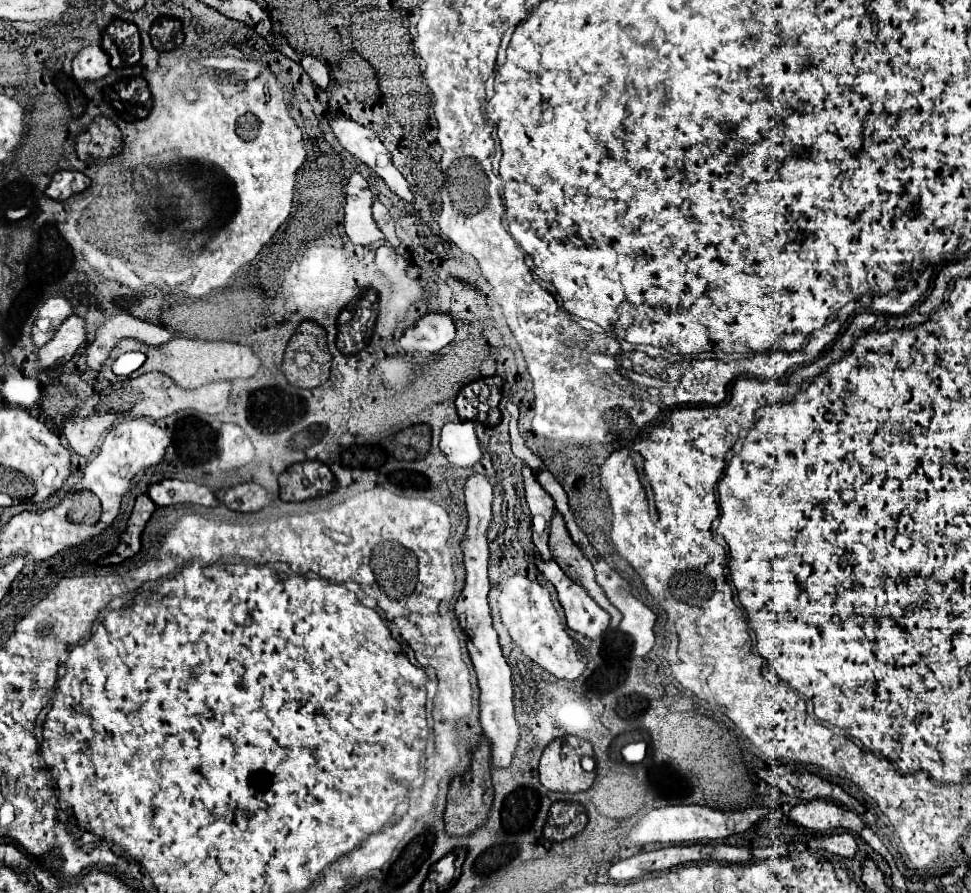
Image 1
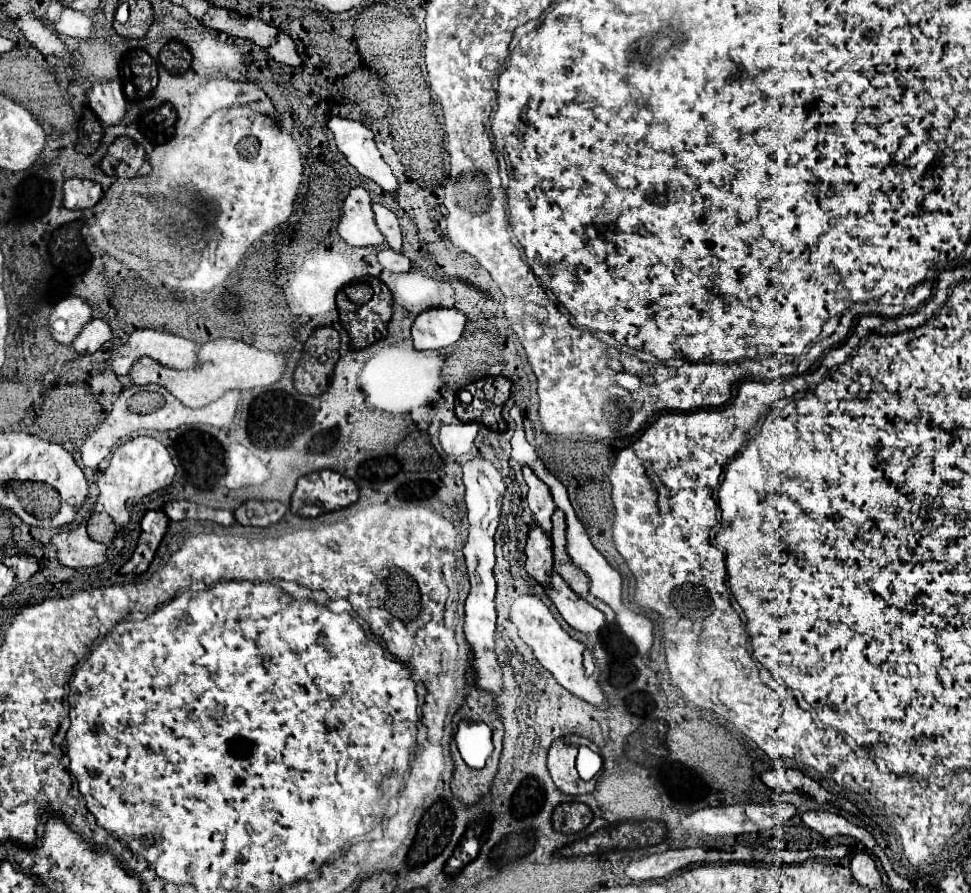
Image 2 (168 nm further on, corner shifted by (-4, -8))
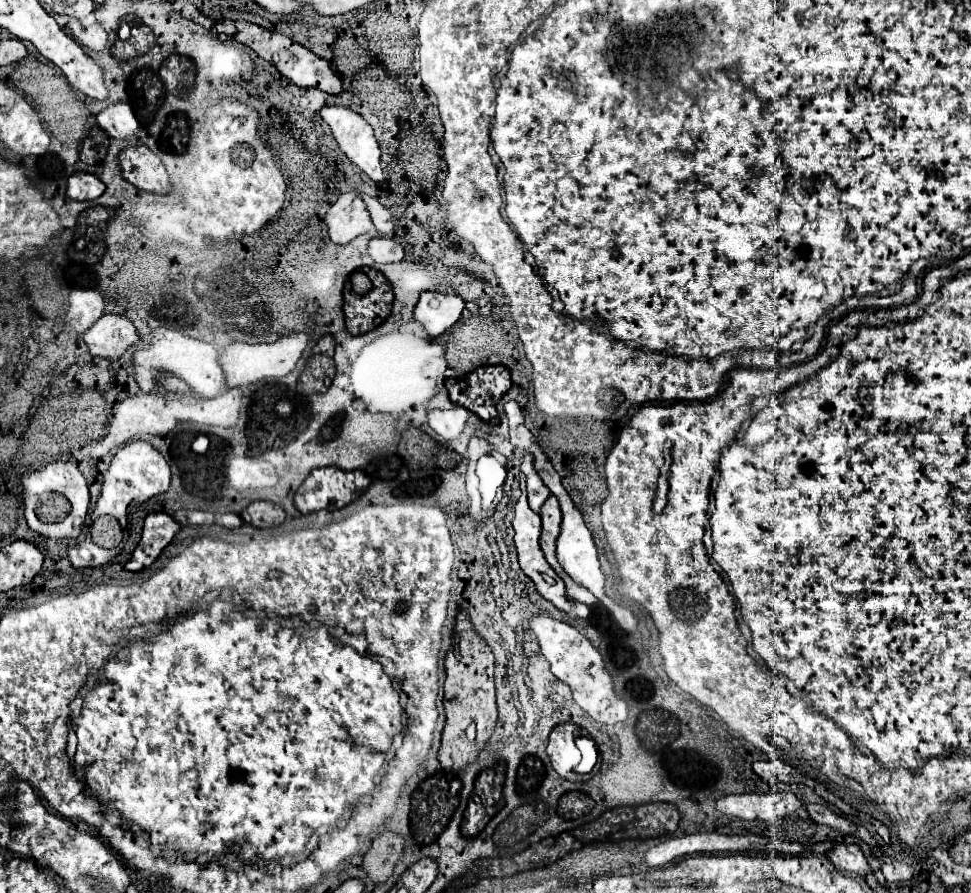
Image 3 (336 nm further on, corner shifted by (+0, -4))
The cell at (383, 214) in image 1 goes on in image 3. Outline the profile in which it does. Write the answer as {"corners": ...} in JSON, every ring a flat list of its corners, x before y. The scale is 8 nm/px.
{"corners":[[361,195,361,199,365,201,367,205,367,211,373,219,373,225,383,233,383,235,391,235,395,225,393,225,393,215,389,213,389,209,385,209,377,199,369,197,369,195]]}

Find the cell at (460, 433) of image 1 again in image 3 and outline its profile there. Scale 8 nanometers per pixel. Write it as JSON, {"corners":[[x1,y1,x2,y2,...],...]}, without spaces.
{"corners":[[453,407,447,411,435,409,435,411,429,411,427,417,429,417,429,425,435,433,439,433,445,441,453,441,463,433,469,411,463,407]]}

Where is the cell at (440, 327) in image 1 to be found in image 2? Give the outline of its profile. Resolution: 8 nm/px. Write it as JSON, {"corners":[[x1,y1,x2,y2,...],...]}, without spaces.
{"corners":[[429,307,413,323,415,349,443,349,453,345,465,327,465,313,445,307]]}

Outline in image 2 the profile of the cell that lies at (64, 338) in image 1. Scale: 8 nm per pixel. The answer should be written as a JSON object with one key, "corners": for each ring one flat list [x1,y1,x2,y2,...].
{"corners":[[93,319,83,327,79,337,73,341,73,347,81,355,85,355,85,353,91,355,91,353,99,351,109,339,113,339,111,327,101,319]]}

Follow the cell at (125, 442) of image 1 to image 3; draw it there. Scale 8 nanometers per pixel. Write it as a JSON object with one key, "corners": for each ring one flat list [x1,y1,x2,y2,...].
{"corners":[[131,441,125,447,121,447,113,459,109,469,103,473,103,489,101,489,101,497,95,505,93,513,109,513,113,517,117,517,119,523,123,523,123,527,127,525,127,507,131,501,147,501,153,495,165,493,171,481,171,469,169,463,165,461,165,457,149,443,149,441]]}

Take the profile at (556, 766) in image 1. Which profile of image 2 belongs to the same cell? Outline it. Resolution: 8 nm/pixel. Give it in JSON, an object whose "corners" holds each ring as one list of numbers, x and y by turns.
{"corners":[[581,735,559,737,553,741,553,745,549,749,549,773,555,781,555,785,567,795,593,793,593,789,595,789,595,781,583,781,575,769,577,749,581,745,597,749,589,739,585,739]]}

